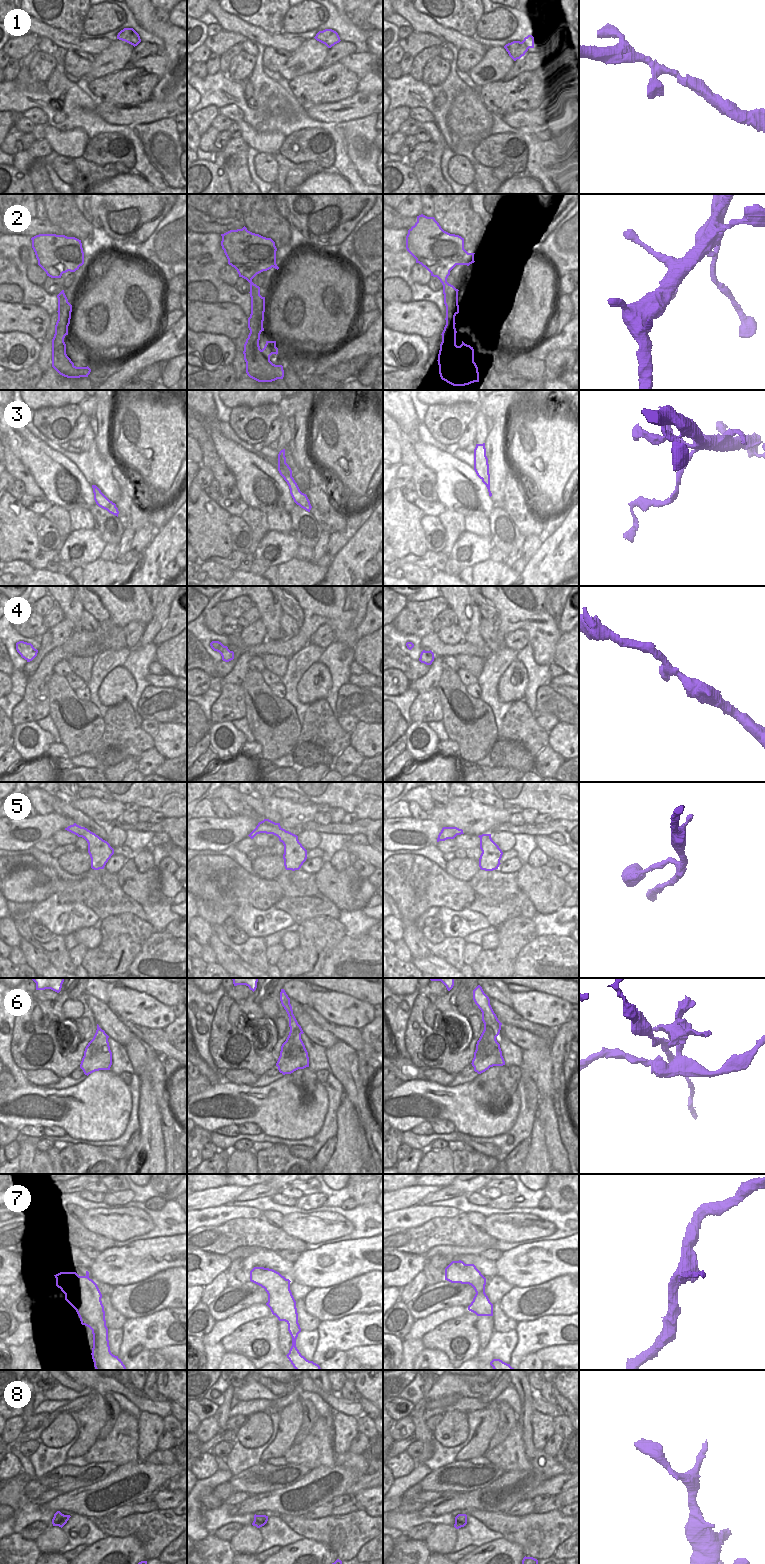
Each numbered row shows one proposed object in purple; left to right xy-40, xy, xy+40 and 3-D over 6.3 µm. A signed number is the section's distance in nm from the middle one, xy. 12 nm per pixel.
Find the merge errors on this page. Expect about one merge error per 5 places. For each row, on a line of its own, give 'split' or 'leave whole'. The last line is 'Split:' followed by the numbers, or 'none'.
1: leave whole
2: leave whole
3: split
4: leave whole
5: leave whole
6: split
7: leave whole
8: leave whole
Split: 3, 6

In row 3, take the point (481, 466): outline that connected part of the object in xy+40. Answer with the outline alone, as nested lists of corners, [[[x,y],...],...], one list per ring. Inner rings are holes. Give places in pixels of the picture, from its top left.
[[[485,443],[476,444],[474,449],[474,470],[480,479],[489,477],[489,464],[486,456]]]

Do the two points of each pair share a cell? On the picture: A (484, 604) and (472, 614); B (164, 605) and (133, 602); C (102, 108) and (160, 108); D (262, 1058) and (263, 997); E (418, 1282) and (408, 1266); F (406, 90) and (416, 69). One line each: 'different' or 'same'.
A: different
B: different
C: same
D: same
E: different
F: different

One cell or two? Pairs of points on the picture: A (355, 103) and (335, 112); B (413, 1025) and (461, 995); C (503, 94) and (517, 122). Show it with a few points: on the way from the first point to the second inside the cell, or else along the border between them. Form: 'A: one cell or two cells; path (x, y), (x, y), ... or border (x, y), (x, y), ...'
A: one cell; path (350, 108), (340, 112)
B: one cell; path (418, 1011), (427, 1002), (447, 1002)
C: two cells; border (535, 107), (530, 110), (509, 111), (502, 116)

